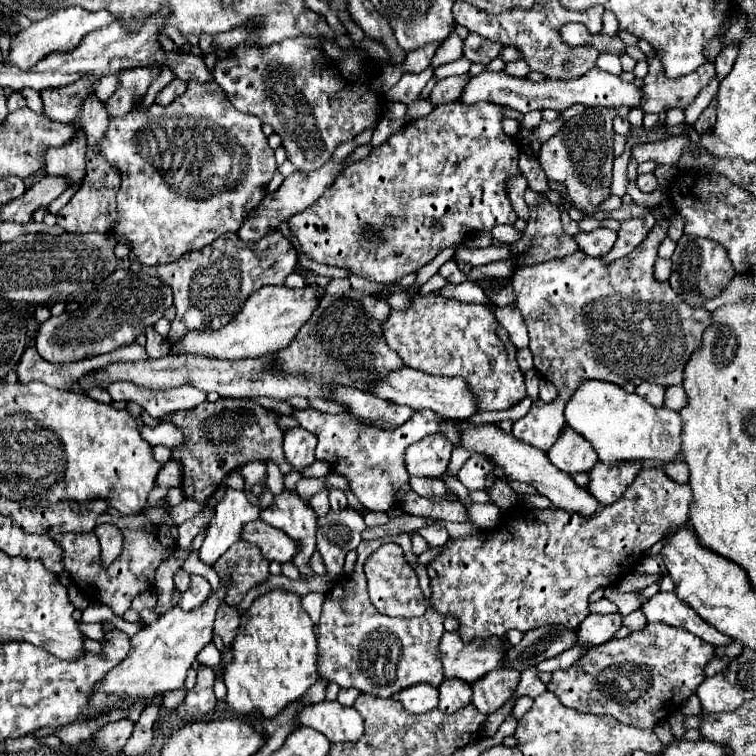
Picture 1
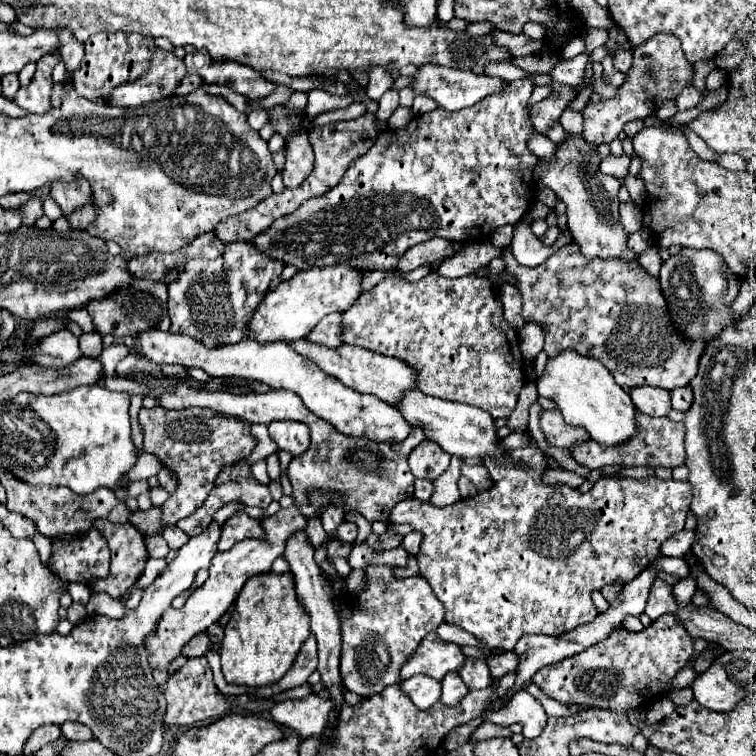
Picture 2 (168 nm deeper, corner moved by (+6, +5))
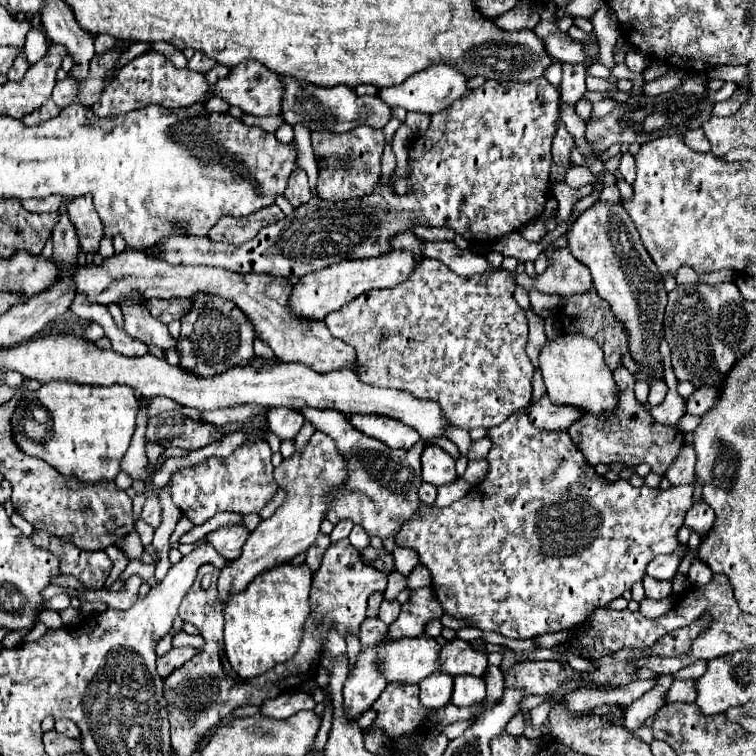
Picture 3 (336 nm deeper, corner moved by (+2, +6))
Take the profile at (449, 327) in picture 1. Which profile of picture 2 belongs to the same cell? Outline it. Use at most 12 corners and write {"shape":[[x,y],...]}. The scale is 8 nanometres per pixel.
{"shape":[[389,272],[343,342],[405,360],[423,394],[515,410],[519,336],[477,274]]}

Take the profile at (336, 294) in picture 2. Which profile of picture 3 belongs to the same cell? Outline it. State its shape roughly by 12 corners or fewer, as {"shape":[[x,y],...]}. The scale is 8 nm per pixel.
{"shape":[[391,249],[307,273],[289,303],[321,321],[365,291],[407,281],[417,259]]}

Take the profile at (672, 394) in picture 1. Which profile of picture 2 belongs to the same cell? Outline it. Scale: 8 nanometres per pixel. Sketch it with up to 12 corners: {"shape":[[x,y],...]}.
{"shape":[[689,386],[671,392],[673,410],[685,412],[693,402]]}

